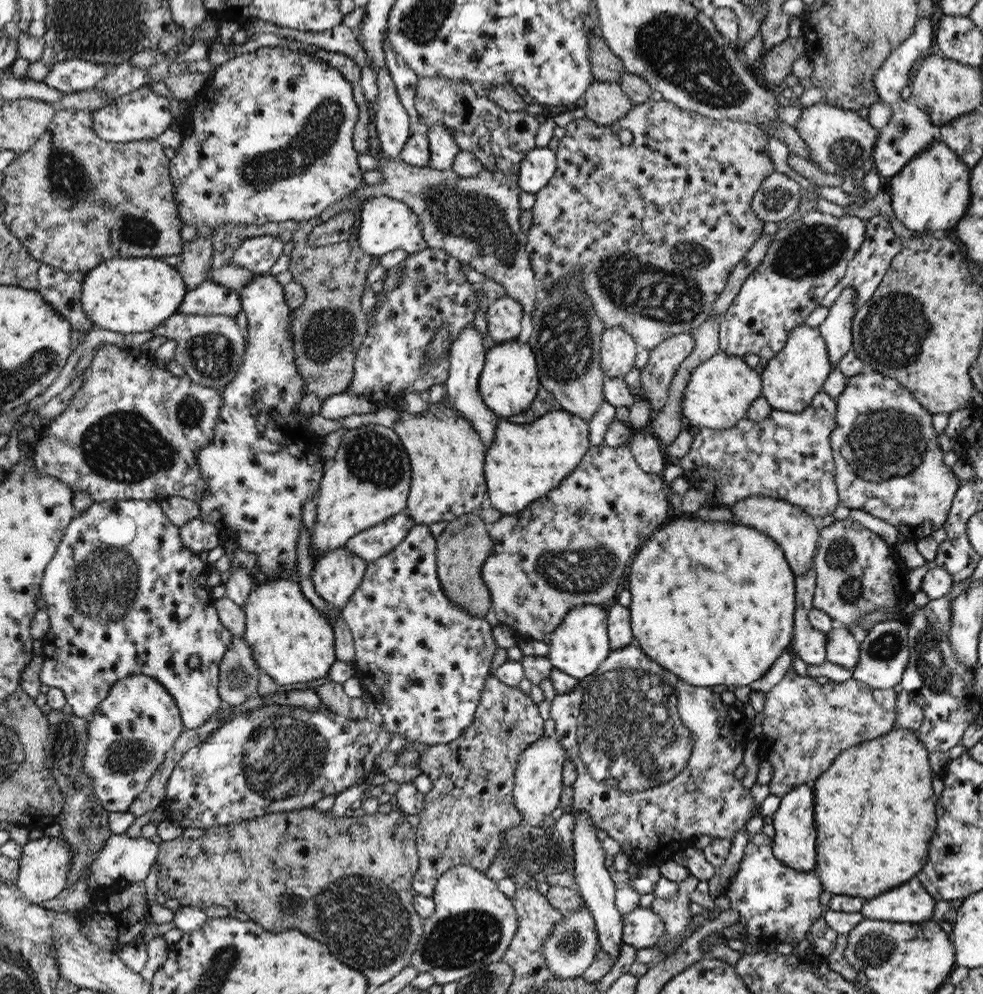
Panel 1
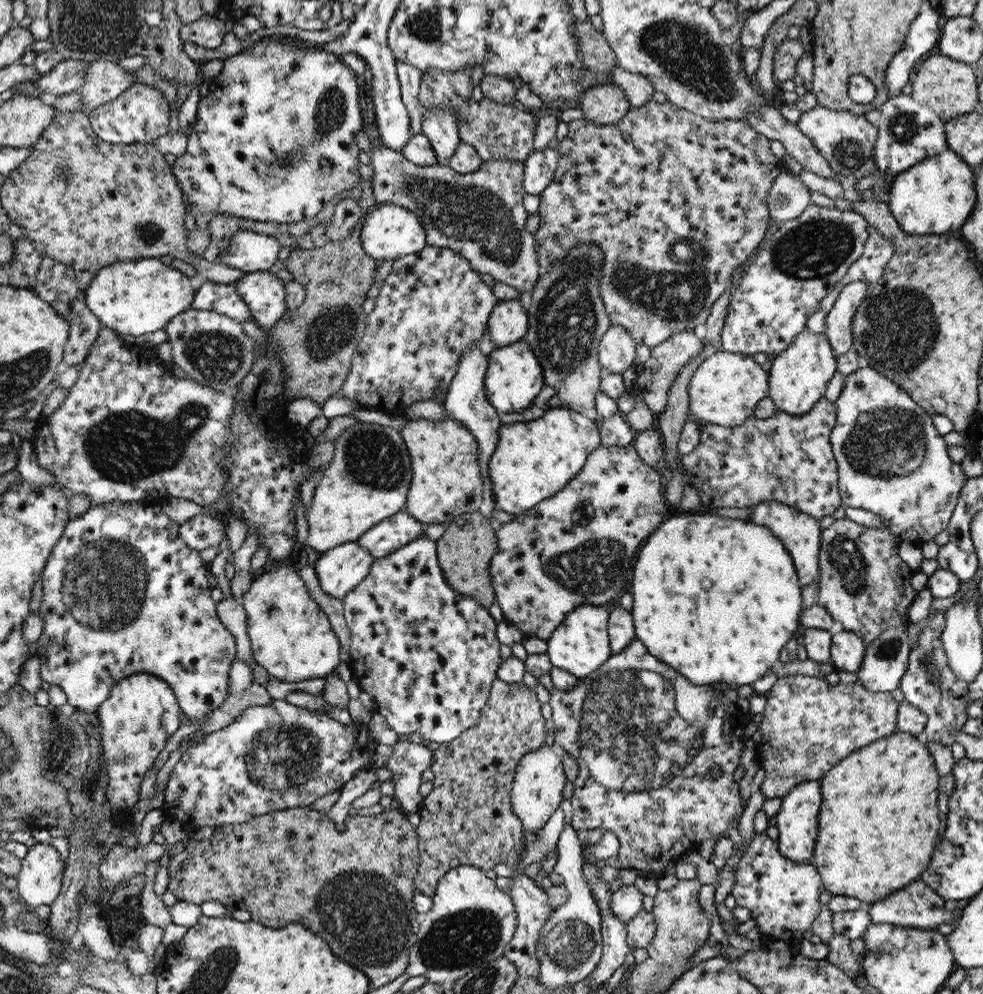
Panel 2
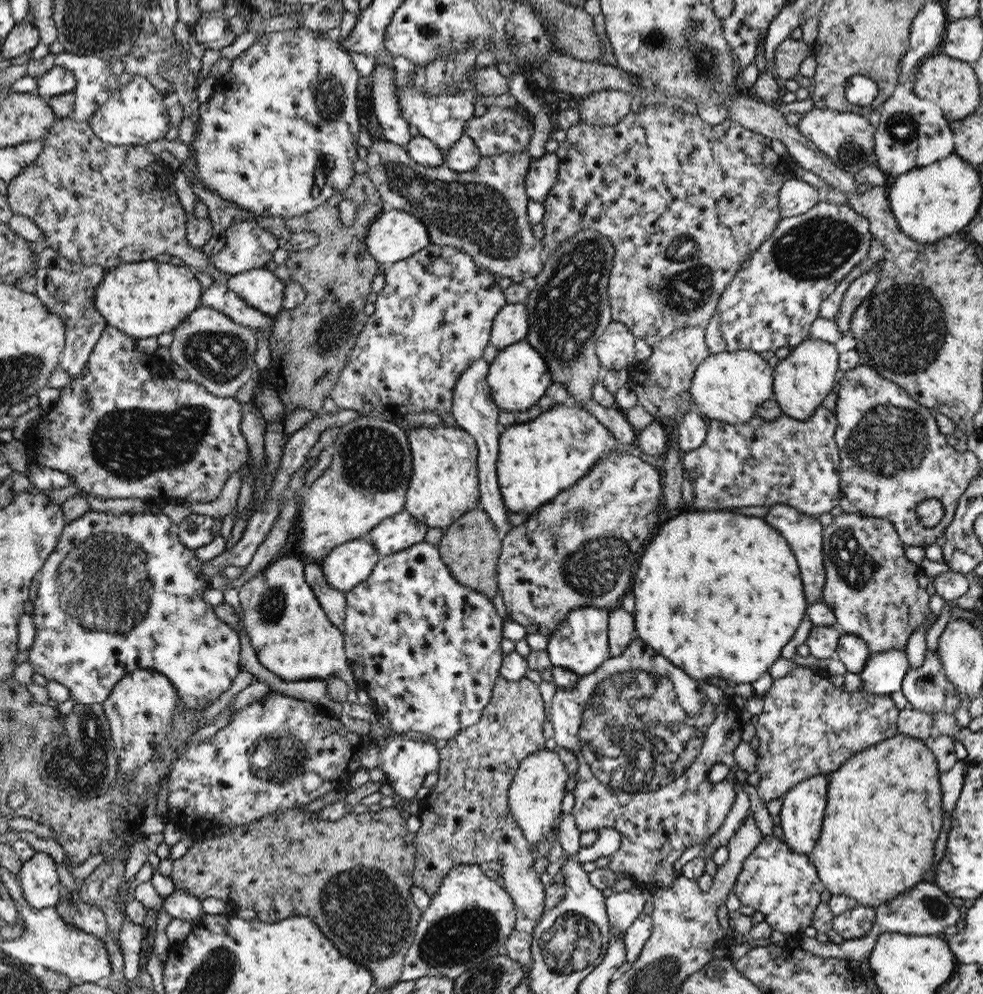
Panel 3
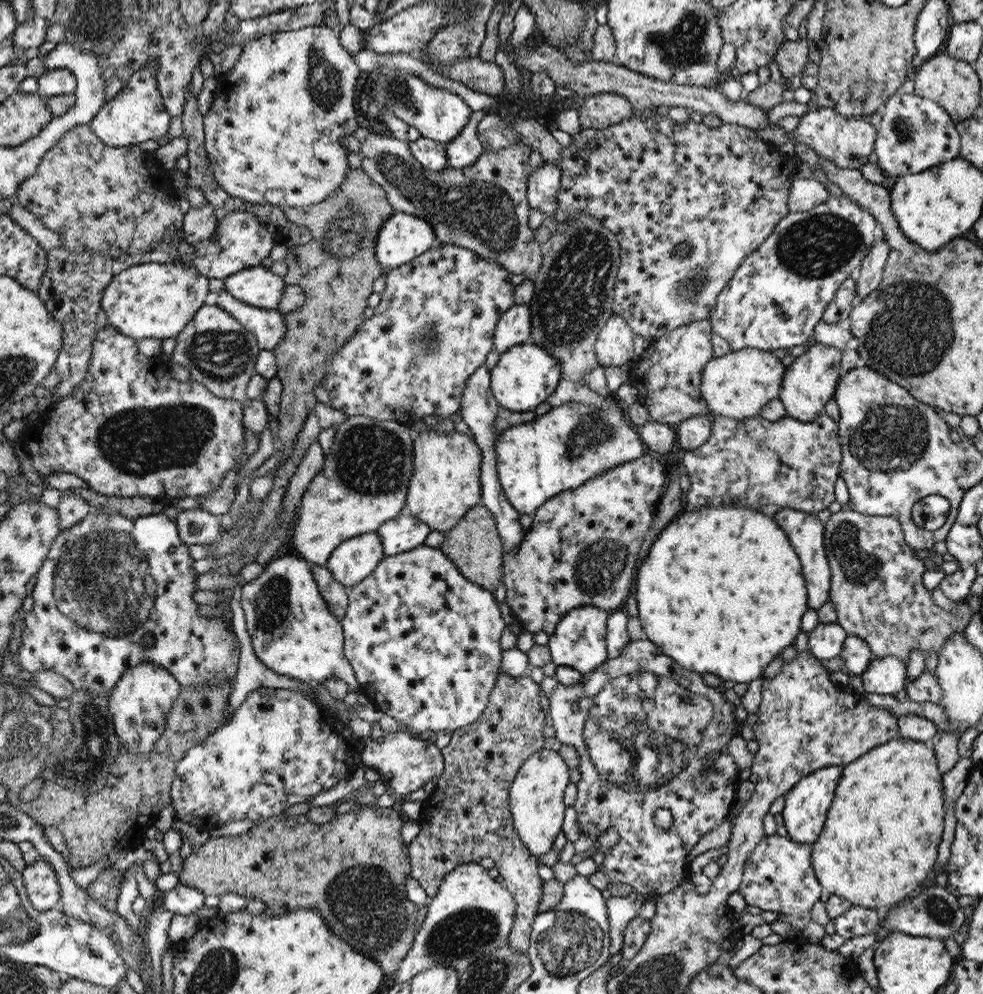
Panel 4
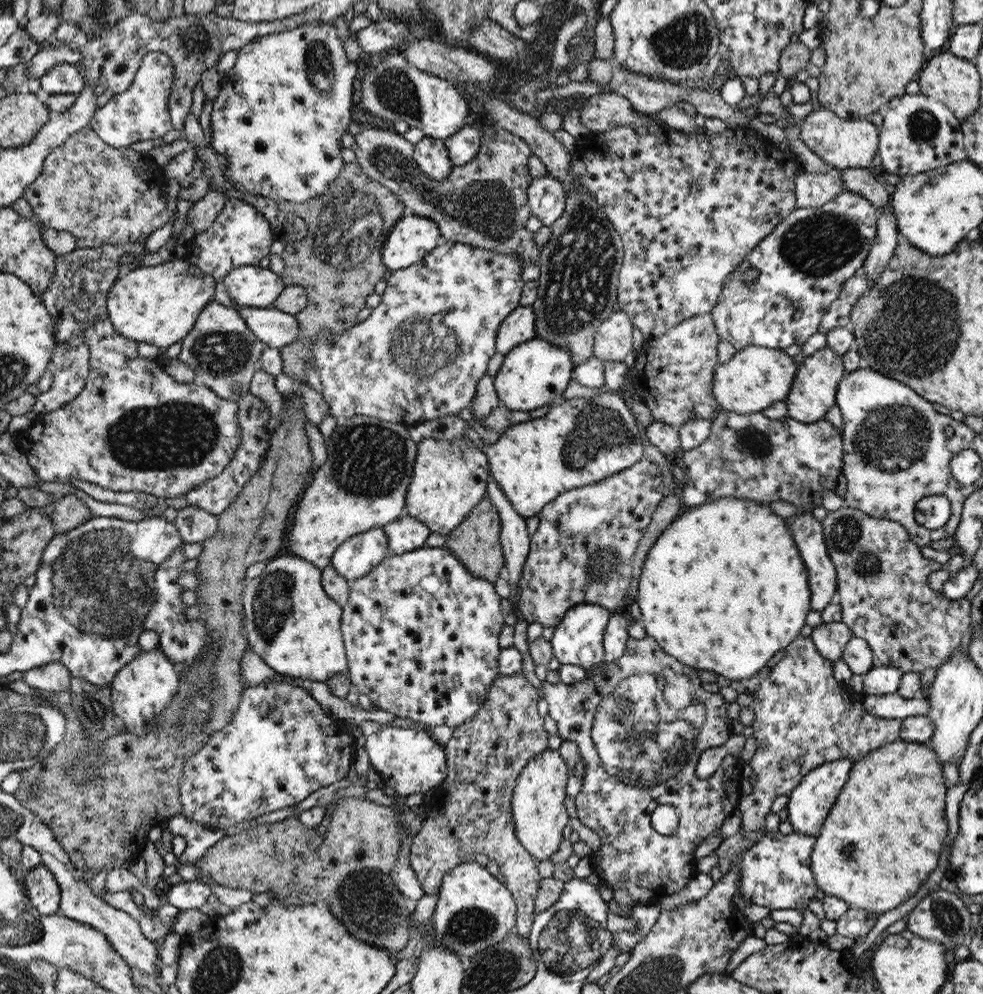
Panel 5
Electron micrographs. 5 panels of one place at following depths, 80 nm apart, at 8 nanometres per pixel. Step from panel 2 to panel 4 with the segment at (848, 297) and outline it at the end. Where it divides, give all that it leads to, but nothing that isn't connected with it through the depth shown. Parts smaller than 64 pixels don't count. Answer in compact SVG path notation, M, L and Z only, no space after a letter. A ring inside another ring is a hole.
M879 233L867 258L863 260L863 268L860 268L860 278L856 280L855 294L860 300L879 287L883 280L888 255L890 255L890 244L887 243L887 237Z

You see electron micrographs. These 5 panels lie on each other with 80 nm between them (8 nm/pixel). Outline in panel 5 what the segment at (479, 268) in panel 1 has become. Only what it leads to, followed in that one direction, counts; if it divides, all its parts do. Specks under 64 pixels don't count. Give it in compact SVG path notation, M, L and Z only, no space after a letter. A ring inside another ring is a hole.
M368 125L358 135L354 136L352 145L353 152L356 154L357 164L371 180L382 184L396 199L402 203L402 206L410 208L417 216L427 217L439 225L441 235L450 242L463 242L471 244L478 248L501 252L502 254L511 254L515 252L523 264L534 260L538 264L540 259L540 250L534 244L534 234L530 232L528 240L528 228L526 227L526 218L530 218L530 202L526 202L526 188L530 188L532 178L528 172L529 159L534 156L534 150L531 146L508 130L491 125L491 134L480 136L480 149L474 160L464 166L453 167L451 175L446 180L430 180L422 170L419 164L416 164L414 158L414 146L400 136L384 128L372 127Z

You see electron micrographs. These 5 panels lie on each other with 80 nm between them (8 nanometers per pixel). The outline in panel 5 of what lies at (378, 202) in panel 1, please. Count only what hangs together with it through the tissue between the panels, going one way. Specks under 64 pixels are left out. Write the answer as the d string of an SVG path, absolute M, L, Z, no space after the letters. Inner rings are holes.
M403 216L393 224L383 246L383 263L393 270L411 267L435 250L439 225L427 217Z

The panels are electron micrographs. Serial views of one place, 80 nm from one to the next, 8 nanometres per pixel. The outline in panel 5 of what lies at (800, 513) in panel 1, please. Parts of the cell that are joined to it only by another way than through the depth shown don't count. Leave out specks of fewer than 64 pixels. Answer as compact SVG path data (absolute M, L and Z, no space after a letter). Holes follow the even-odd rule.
M806 512L790 517L788 526L792 528L792 536L796 536L796 544L800 544L800 552L804 552L804 564L808 564L808 580L812 580L811 608L814 611L823 611L827 604L835 601L838 592L838 570L831 559L827 548L826 537L823 535L823 523L816 520L812 512Z

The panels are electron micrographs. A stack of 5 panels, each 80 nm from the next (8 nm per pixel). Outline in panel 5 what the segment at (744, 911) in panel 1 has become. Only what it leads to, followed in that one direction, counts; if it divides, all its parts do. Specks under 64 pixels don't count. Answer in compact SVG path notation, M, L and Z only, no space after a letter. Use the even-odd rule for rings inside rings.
M779 829L763 834L762 838L752 844L741 858L741 894L749 904L766 906L771 910L798 910L802 913L816 898L819 889L811 868L811 854L814 850L816 836L806 836L799 832L784 835Z

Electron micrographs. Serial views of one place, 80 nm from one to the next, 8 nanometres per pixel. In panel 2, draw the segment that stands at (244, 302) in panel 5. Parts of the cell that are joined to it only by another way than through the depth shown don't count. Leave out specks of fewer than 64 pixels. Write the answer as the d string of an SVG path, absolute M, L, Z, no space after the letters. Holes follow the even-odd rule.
M269 271L246 273L234 288L266 334L287 314L286 286Z

